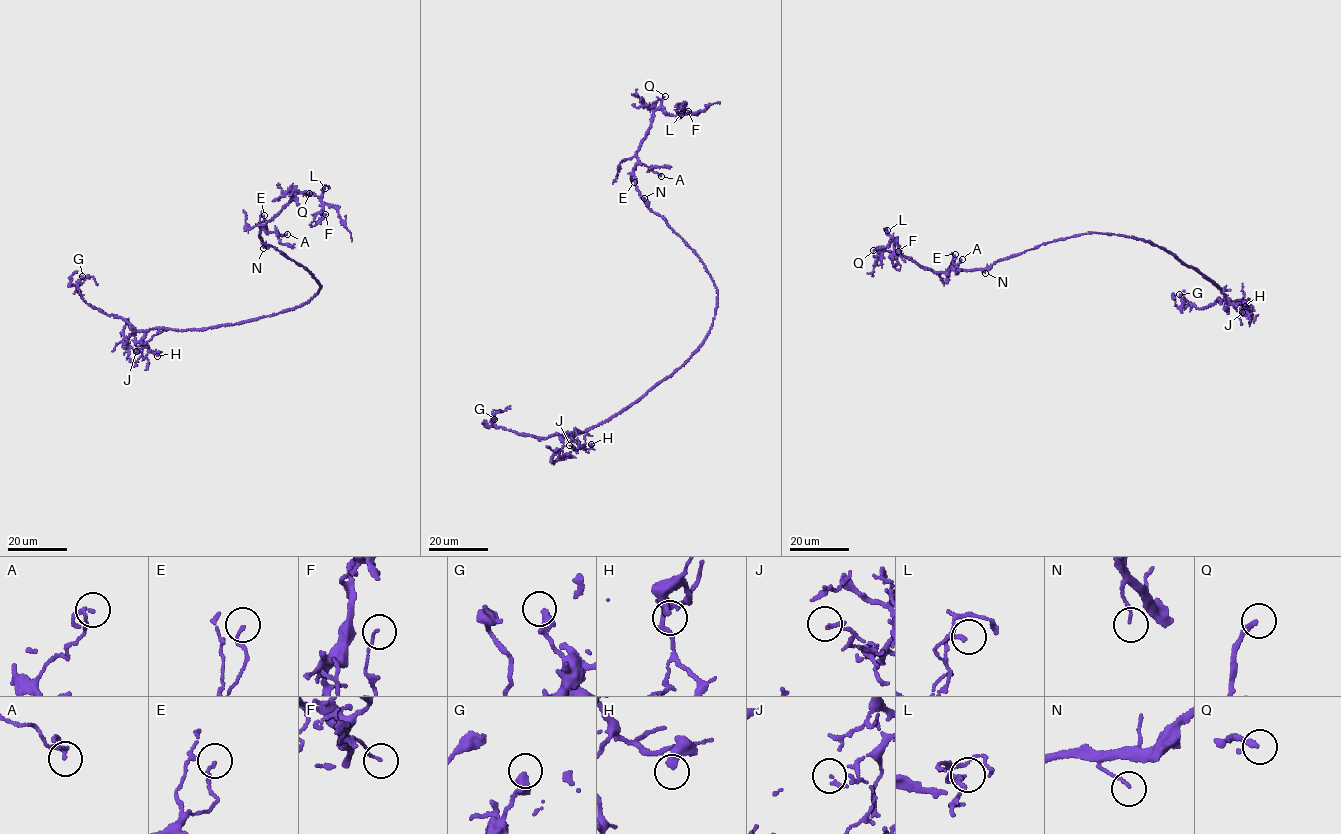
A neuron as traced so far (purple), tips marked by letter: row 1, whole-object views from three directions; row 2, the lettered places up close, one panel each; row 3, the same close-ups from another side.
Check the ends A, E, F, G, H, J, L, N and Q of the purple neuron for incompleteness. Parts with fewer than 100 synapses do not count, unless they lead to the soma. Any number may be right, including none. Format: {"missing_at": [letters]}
{"missing_at": ["Q"]}

